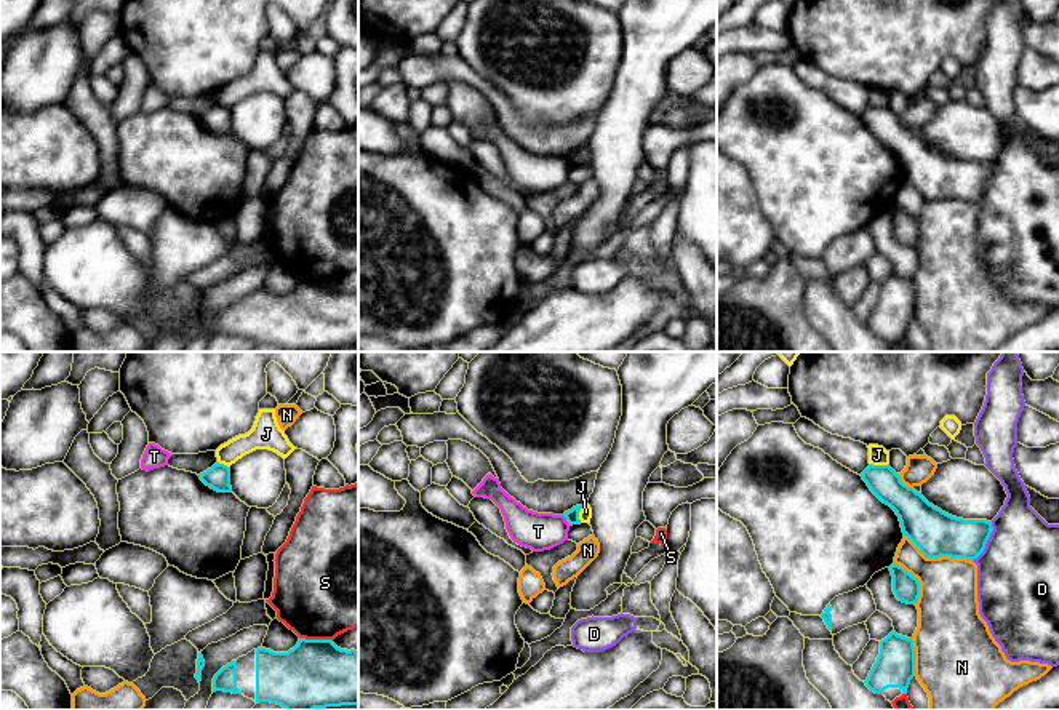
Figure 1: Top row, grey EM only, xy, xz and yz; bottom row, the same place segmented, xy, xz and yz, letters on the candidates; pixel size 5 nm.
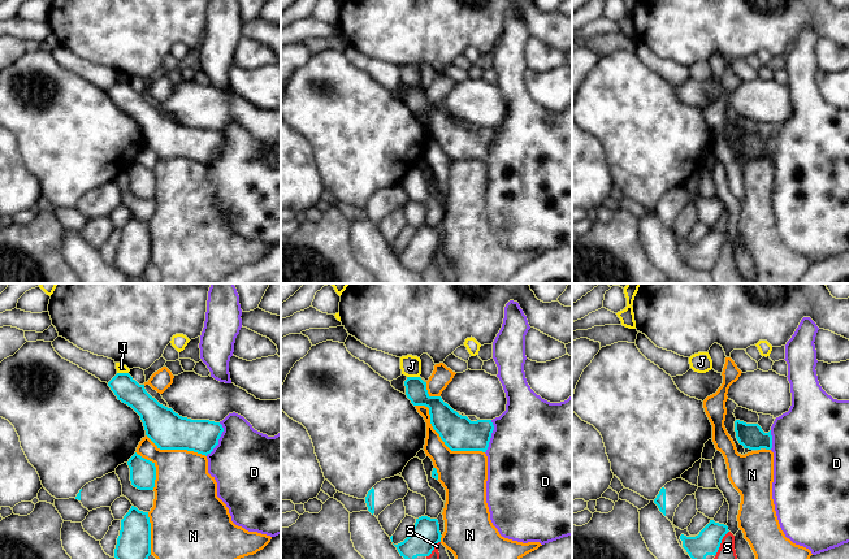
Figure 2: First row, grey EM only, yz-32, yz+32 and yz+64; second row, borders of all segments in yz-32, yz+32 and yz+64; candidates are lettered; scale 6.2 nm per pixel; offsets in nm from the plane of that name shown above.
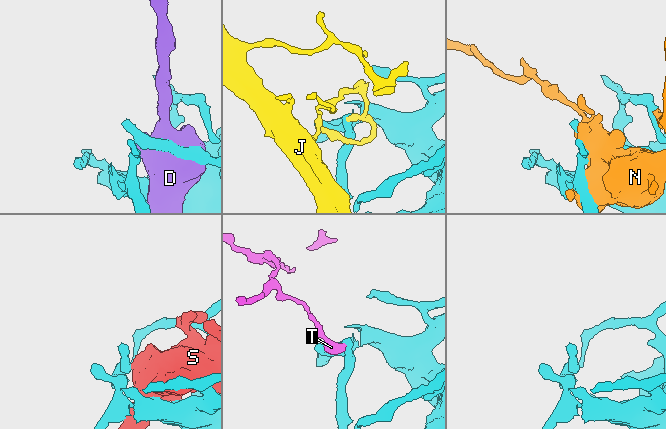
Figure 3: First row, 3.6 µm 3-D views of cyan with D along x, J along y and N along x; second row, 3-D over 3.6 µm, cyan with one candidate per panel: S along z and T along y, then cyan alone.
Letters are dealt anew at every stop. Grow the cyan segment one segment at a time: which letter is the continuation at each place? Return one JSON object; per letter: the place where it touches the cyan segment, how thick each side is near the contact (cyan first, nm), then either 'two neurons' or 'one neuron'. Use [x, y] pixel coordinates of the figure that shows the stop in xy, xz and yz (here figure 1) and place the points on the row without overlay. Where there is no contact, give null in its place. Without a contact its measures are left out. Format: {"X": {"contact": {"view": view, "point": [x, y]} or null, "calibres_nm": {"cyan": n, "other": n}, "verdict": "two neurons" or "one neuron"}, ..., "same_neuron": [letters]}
{"D": {"contact": {"view": "yz", "point": [986, 184]}, "calibres_nm": {"cyan": 220, "other": 420}, "verdict": "two neurons"}, "J": {"contact": {"view": "xz", "point": [578, 155]}, "calibres_nm": {"cyan": 70, "other": 60}, "verdict": "two neurons"}, "N": {"contact": {"view": "yz", "point": [938, 199]}, "calibres_nm": {"cyan": 220, "other": 300}, "verdict": "two neurons"}, "S": {"contact": {"view": "xy", "point": [315, 282]}, "calibres_nm": {"cyan": 360, "other": 480}, "verdict": "two neurons"}, "T": {"contact": {"view": "xz", "point": [567, 162]}, "calibres_nm": {"cyan": 70, "other": 190}, "verdict": "two neurons"}, "same_neuron": []}

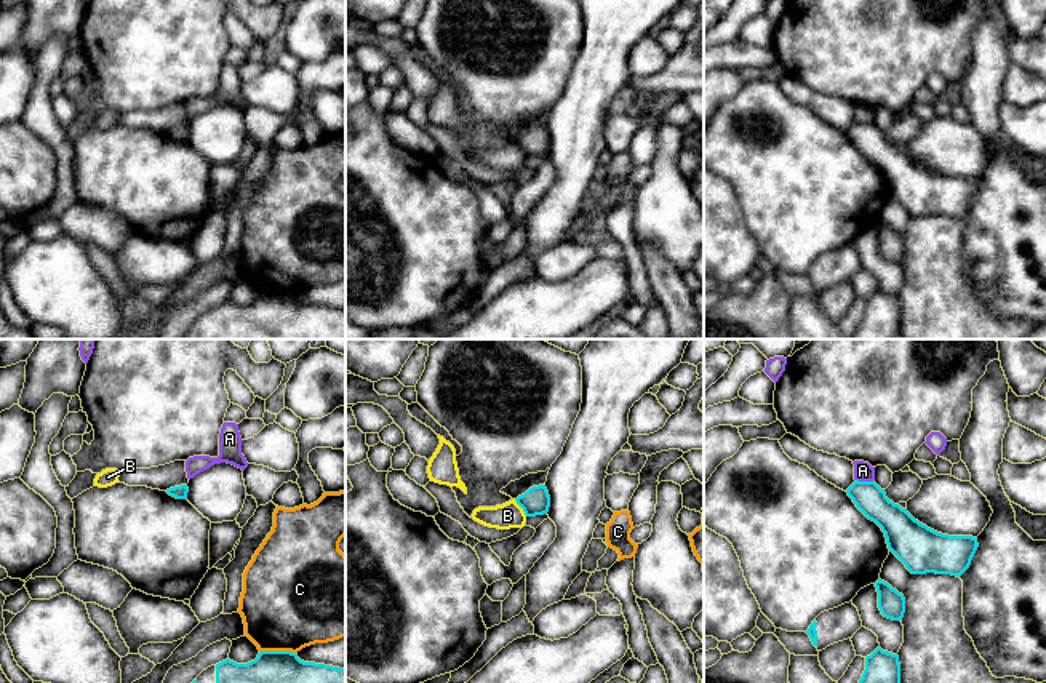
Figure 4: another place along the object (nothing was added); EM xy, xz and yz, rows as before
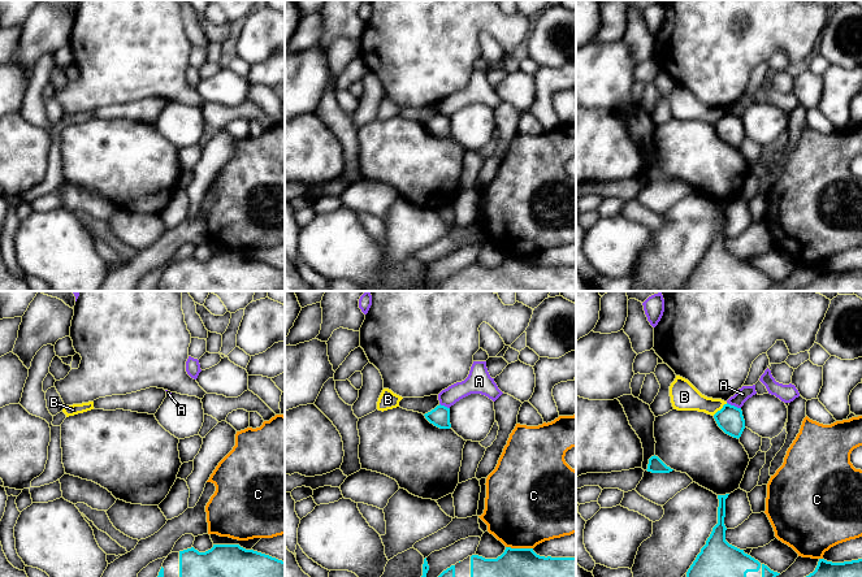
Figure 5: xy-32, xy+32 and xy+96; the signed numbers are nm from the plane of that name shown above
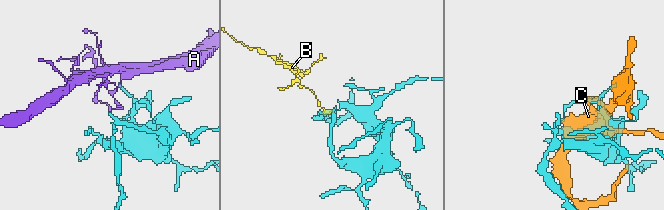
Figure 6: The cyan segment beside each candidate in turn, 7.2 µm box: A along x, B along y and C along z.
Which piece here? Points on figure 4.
{"A": {"contact": {"view": "yz", "point": [864, 123]}, "calibres_nm": {"cyan": 160, "other": 100}, "verdict": "two neurons"}, "B": {"contact": {"view": "xz", "point": [520, 147]}, "calibres_nm": {"cyan": 140, "other": 130}, "verdict": "two neurons"}, "C": {"contact": {"view": "xy", "point": [277, 293]}, "calibres_nm": {"cyan": 440, "other": 460}, "verdict": "two neurons"}, "same_neuron": []}

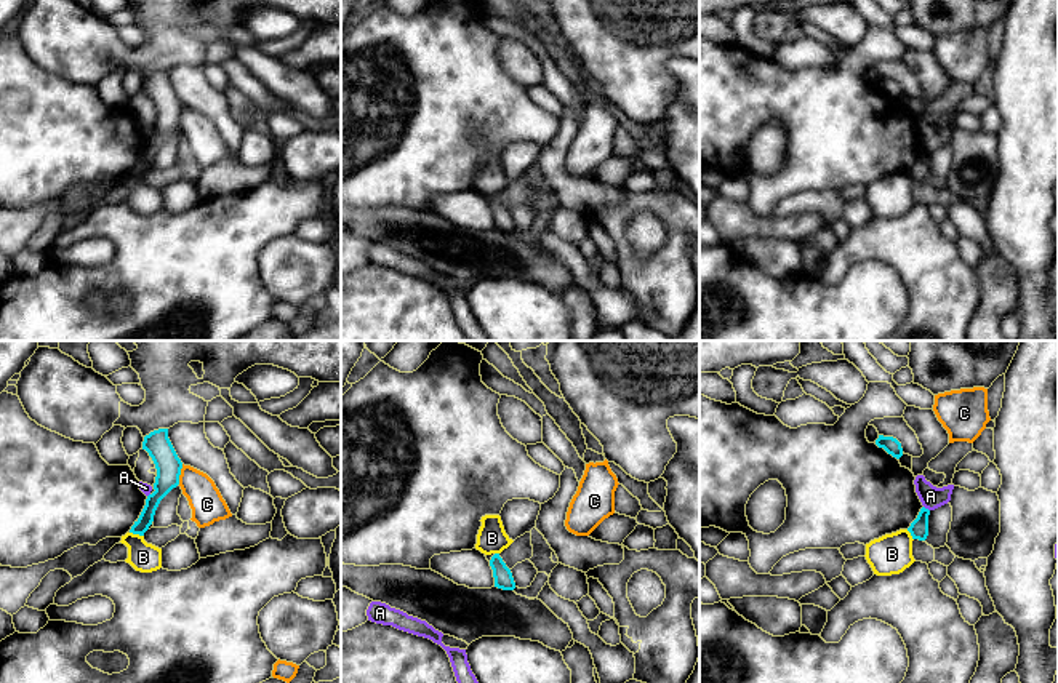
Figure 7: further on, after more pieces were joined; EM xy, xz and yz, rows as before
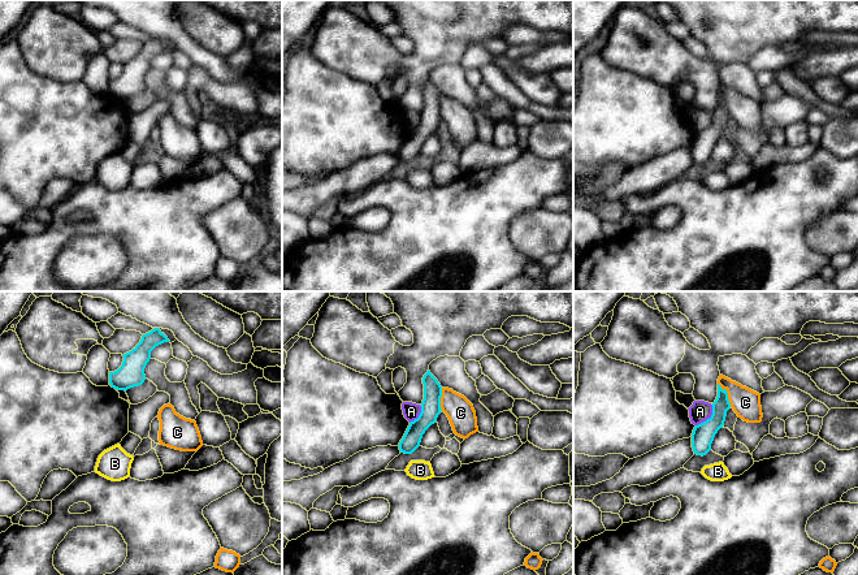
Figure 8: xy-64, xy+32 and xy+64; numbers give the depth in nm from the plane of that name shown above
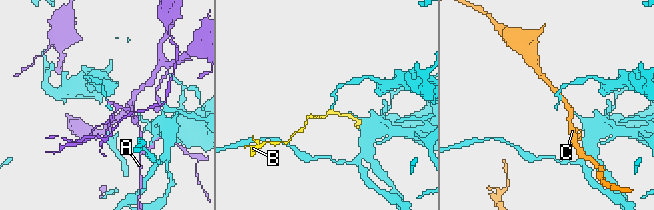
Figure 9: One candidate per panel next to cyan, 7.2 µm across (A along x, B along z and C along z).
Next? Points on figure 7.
{"A": {"contact": {"view": "yz", "point": [927, 151]}, "calibres_nm": {"cyan": 100, "other": 120}, "verdict": "two neurons"}, "B": {"contact": {"view": "xy", "point": [136, 175]}, "calibres_nm": {"cyan": 70, "other": 150}, "verdict": "two neurons"}, "C": {"contact": {"view": "xy", "point": [180, 115]}, "calibres_nm": {"cyan": 130, "other": 170}, "verdict": "two neurons"}, "same_neuron": []}

